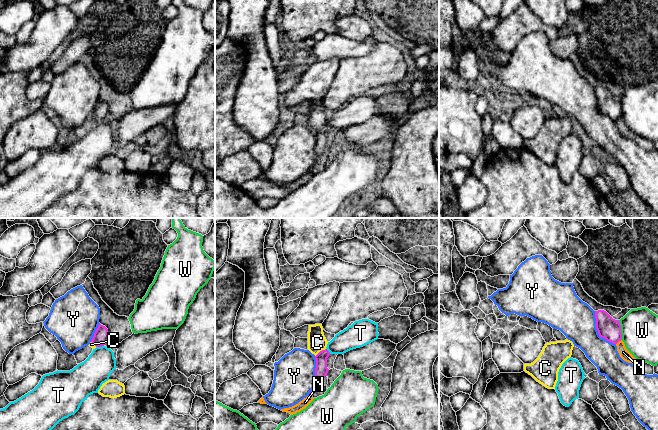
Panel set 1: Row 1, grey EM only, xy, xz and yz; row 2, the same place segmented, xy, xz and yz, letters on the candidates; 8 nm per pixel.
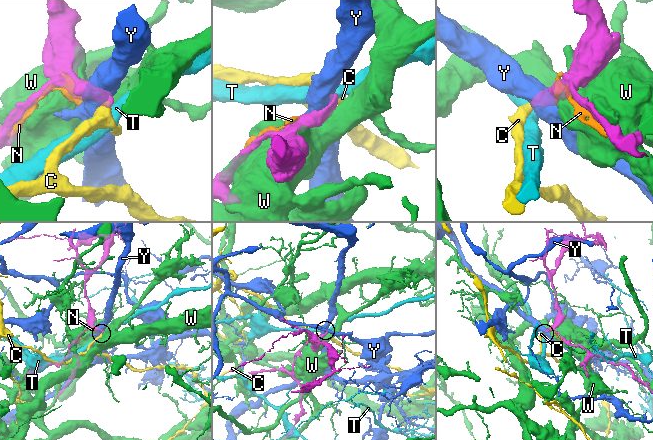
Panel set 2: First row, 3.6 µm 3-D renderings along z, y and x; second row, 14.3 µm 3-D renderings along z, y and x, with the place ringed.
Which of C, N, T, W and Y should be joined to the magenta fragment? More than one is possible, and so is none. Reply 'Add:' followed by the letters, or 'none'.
Add: C

